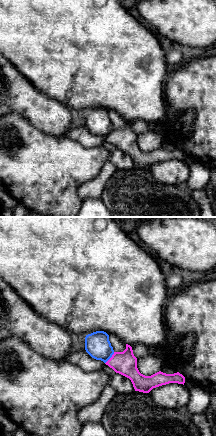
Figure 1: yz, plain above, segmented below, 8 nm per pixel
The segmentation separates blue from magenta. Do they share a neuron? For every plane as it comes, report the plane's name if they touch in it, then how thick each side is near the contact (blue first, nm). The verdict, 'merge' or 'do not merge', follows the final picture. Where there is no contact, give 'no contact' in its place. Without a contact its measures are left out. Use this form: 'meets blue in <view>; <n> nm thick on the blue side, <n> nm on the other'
meets blue in yz; 200 nm thick on the blue side, 190 nm on the other

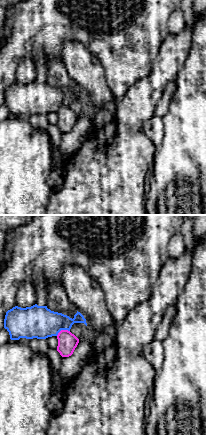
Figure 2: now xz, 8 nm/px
meets blue in xz; 260 nm thick on the blue side, 160 nm on the other

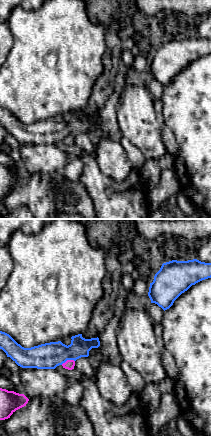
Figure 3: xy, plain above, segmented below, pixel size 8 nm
meets blue in xy; 200 nm thick on the blue side, 80 nm on the other

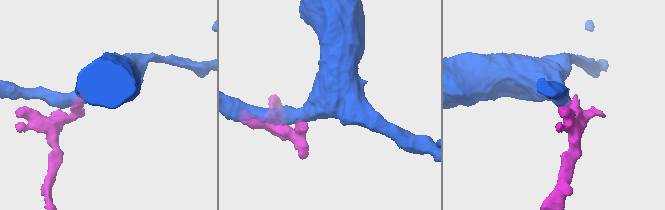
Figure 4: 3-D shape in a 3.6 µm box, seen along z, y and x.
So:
do not merge

